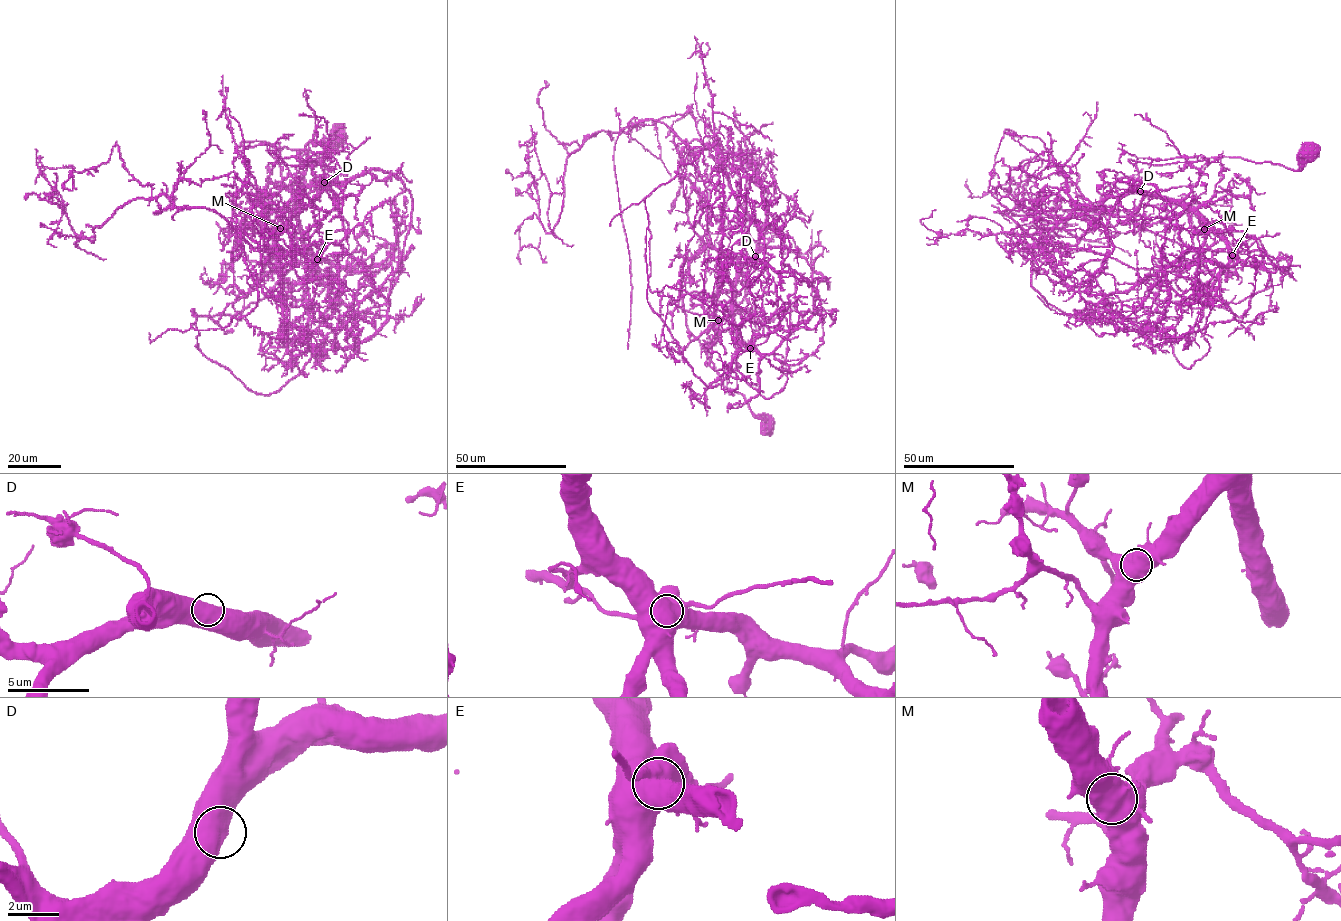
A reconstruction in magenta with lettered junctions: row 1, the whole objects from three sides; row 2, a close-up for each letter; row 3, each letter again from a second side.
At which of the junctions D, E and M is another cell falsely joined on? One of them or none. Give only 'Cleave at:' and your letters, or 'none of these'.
Cleave at: E

